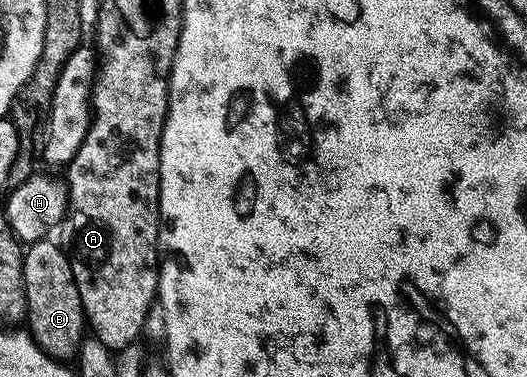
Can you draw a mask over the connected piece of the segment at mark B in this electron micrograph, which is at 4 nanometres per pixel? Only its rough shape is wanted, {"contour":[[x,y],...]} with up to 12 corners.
{"contour":[[24,248],[27,331],[50,360],[80,352],[87,324],[71,259]]}

